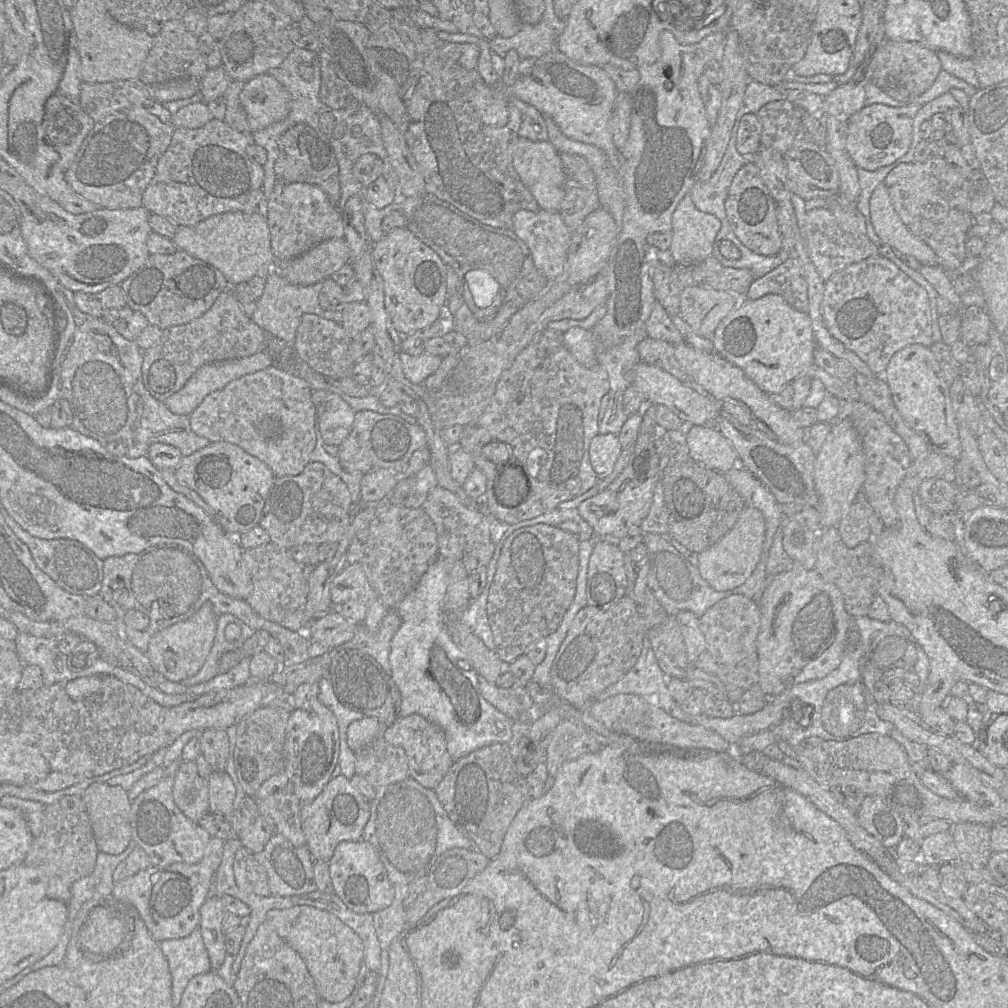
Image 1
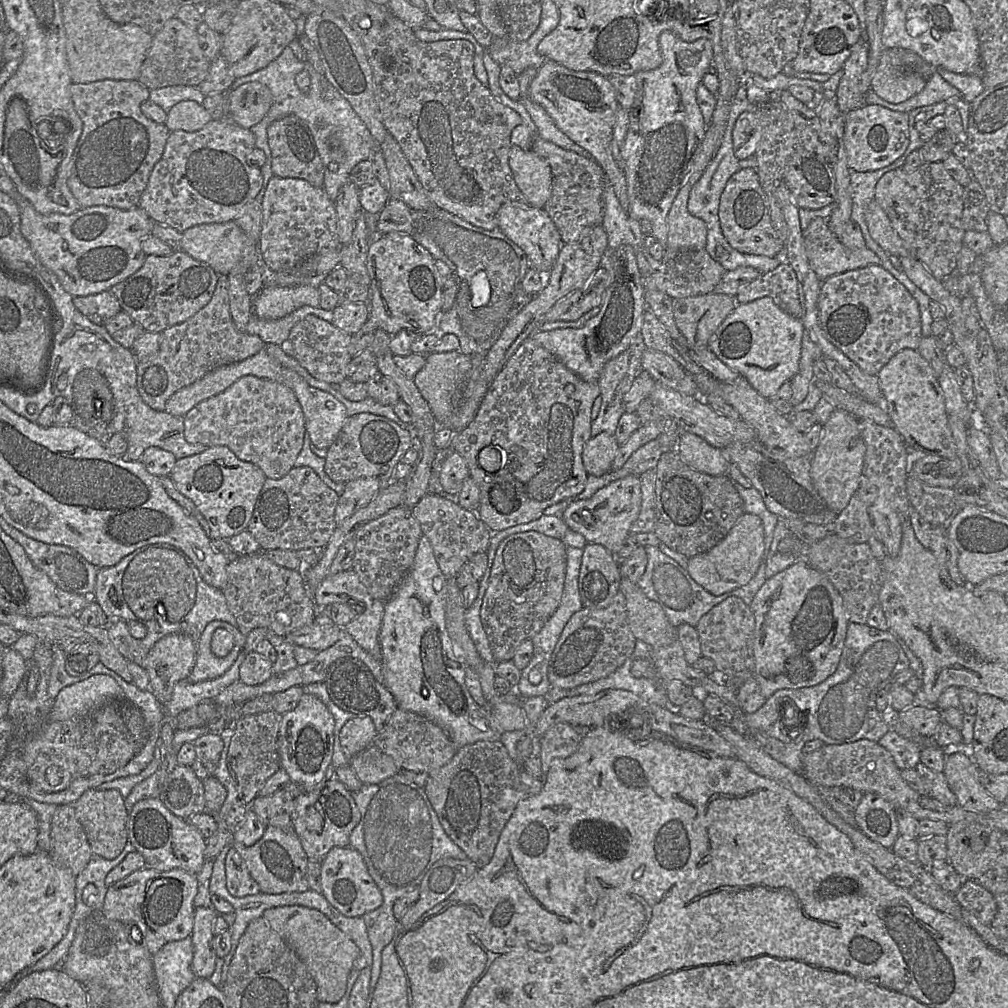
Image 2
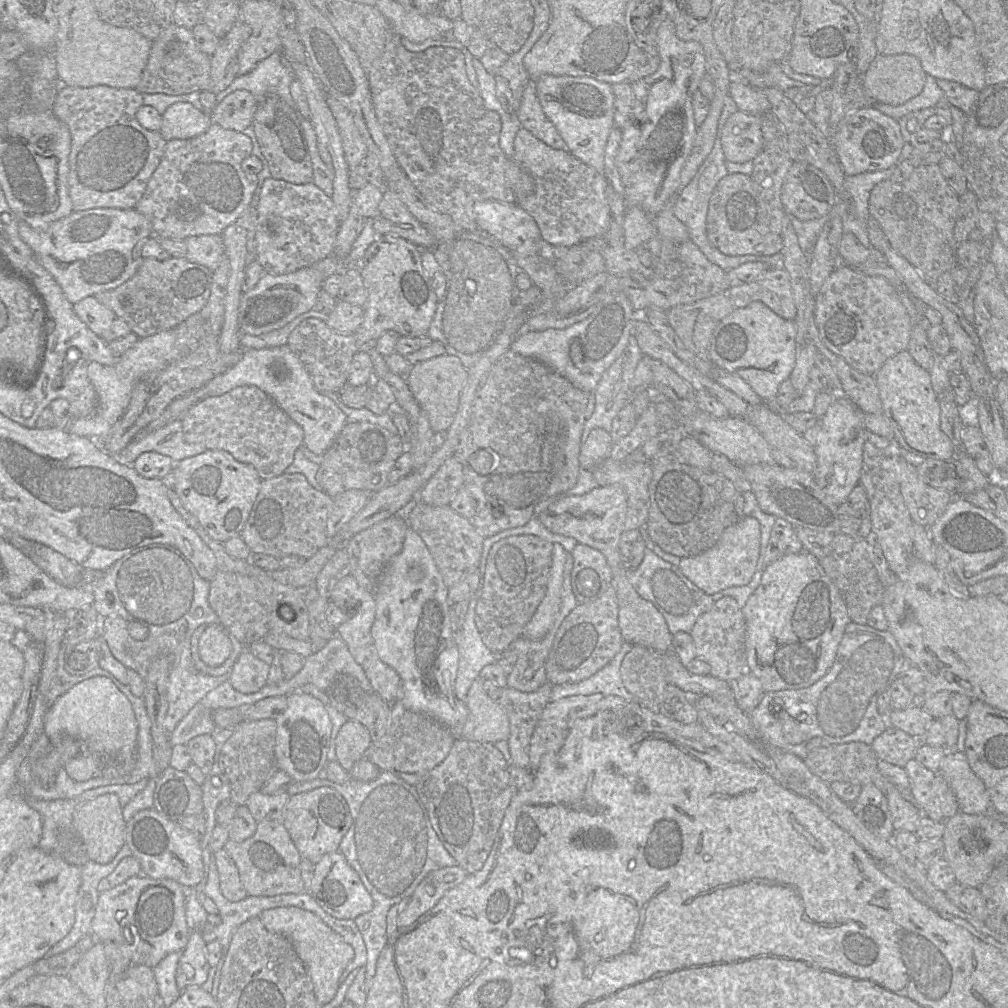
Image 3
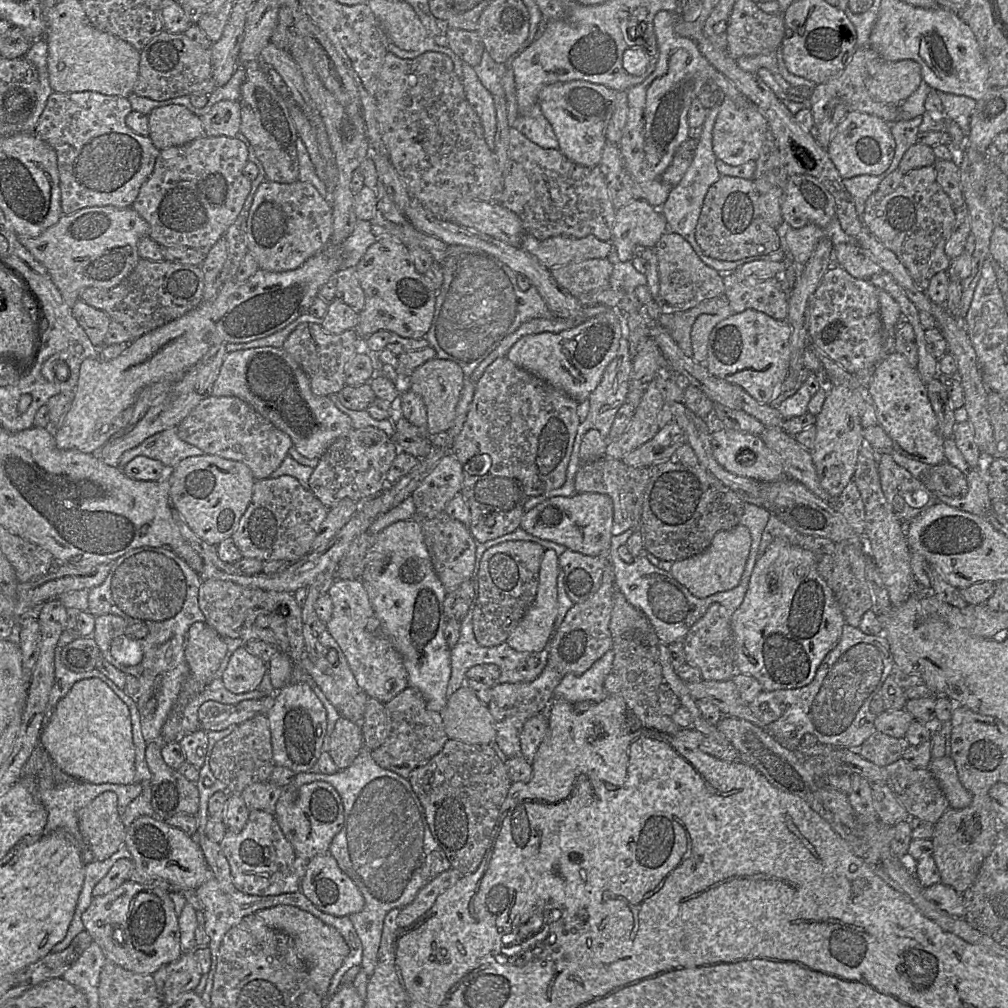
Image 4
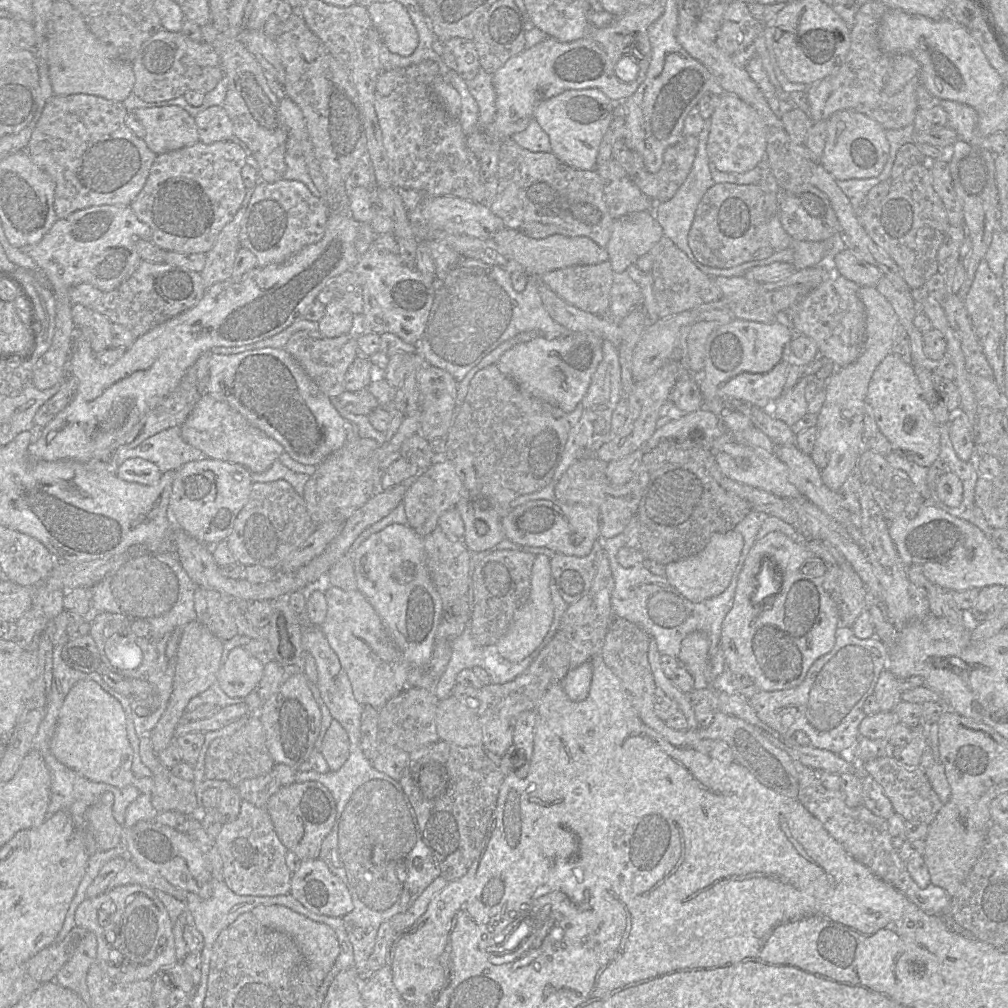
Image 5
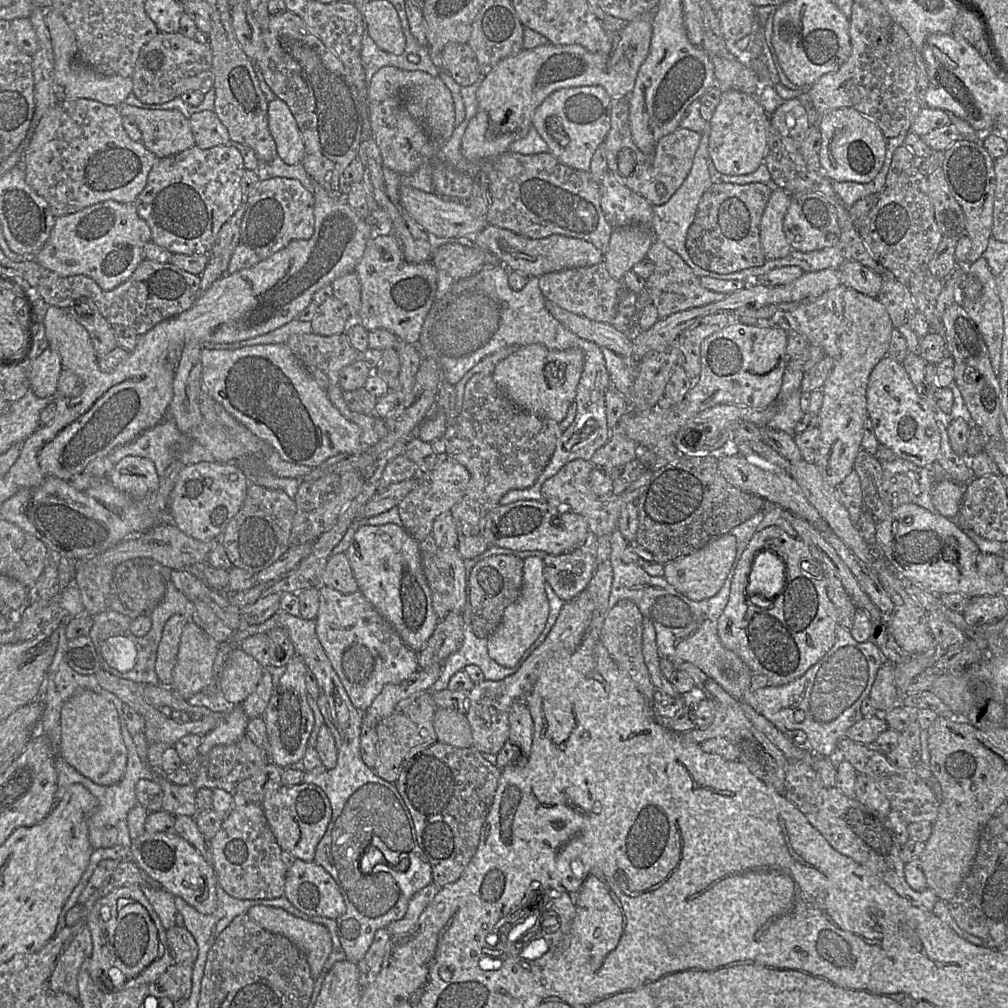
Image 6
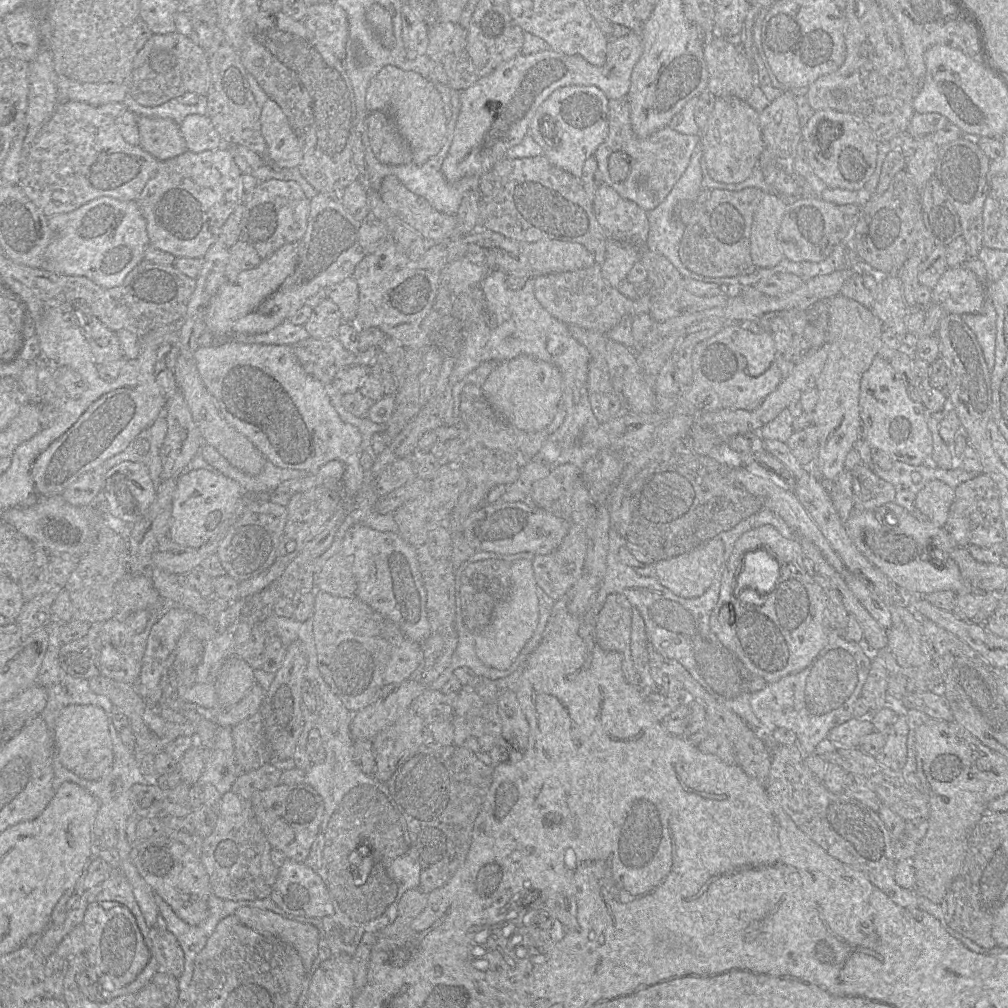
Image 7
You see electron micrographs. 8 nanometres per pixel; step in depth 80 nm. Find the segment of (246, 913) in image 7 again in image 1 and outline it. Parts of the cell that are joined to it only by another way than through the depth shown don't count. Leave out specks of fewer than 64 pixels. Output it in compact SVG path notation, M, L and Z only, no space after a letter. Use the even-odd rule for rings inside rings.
M309 905L271 909L267 912L266 921L274 926L278 935L303 959L319 998L338 1003L352 993L361 969L364 946L350 927L335 915Z

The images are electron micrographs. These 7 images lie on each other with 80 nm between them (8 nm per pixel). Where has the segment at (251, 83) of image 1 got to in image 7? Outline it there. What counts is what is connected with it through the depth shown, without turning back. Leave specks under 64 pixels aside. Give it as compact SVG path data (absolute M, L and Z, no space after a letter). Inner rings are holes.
M188 115L180 124L187 150L199 153L223 146L223 140L207 115Z

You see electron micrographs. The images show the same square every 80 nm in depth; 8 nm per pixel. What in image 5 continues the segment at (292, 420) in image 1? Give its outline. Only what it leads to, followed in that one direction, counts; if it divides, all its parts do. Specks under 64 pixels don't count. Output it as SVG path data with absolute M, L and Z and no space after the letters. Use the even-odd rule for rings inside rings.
M205 393L181 426L185 442L201 450L208 458L238 463L251 473L268 470L284 452L276 440L253 426L228 403Z

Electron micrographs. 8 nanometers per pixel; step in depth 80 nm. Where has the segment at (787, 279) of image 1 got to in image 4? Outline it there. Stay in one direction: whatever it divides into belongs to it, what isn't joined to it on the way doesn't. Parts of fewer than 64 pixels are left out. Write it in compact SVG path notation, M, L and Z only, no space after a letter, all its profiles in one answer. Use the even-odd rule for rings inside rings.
M733 273L723 277L724 298L733 313L746 309L763 312L776 320L787 320L788 289L782 277L739 280Z

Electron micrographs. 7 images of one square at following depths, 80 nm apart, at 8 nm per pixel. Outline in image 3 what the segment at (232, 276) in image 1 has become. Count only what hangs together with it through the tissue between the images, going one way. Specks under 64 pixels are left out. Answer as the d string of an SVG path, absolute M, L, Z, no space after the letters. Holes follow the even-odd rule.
M221 235L190 236L183 240L187 246L186 258L215 270L225 256L225 249Z

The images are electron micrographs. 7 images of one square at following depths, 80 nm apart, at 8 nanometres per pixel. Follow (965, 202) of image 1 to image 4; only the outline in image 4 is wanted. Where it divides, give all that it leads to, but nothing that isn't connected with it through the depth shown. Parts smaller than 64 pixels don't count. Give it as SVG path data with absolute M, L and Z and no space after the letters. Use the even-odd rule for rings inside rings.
M933 166L915 168L903 175L899 186L887 195L874 191L866 200L861 217L863 225L886 248L891 250L905 266L917 288L925 291L931 278L940 271L947 271L951 259L945 253L945 244L949 238L956 211L948 195L936 181L936 171Z

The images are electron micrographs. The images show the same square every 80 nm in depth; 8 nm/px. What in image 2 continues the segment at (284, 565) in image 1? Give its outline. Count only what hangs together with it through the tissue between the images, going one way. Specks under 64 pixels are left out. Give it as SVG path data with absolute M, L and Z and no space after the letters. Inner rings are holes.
M260 550L231 561L226 573L227 581L221 590L228 609L235 618L235 626L243 635L248 635L257 627L272 629L272 632L283 637L294 631L292 626L279 625L276 616L277 613L284 612L293 620L298 613L300 614L298 608L304 608L298 605L310 594L304 574L299 569L291 570L279 566Z

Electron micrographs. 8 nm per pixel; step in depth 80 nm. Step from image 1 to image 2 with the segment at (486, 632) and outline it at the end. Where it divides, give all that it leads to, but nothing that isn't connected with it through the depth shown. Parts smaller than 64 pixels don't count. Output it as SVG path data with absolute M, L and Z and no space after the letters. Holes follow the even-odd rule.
M492 565L487 566L484 577L480 581L477 598L465 612L465 623L481 658L487 663L494 664L496 661L480 617L481 606L489 584Z

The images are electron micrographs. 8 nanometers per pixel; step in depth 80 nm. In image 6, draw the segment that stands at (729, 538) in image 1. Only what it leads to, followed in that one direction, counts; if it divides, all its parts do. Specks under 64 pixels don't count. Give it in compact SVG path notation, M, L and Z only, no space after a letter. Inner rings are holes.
M730 532L719 536L699 550L664 564L666 581L692 601L714 596L723 586L737 553L737 539Z

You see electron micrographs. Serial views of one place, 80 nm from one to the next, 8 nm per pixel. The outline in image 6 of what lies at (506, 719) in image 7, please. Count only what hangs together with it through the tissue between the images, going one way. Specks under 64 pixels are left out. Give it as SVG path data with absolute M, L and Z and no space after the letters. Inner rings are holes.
M514 703L509 712L509 739L523 755L531 753L533 741L533 719L526 704Z

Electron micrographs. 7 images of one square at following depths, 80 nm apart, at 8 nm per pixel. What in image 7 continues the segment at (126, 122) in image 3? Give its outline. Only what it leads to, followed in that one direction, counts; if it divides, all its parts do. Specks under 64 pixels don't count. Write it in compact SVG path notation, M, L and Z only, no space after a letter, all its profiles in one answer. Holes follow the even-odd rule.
M73 100L60 101L52 117L34 141L29 154L26 175L20 185L30 201L49 218L72 212L100 197L136 201L159 165L160 161L140 145L127 143L116 126L115 118L101 113L97 106Z

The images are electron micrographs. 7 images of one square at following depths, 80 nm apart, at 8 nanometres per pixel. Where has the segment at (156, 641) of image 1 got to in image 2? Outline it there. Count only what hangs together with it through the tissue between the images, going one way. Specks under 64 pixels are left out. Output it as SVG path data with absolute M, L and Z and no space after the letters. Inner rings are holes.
M169 634L161 638L149 651L144 668L149 675L149 691L162 705L166 705L172 696L175 685L191 674L197 658L197 642L189 635Z

